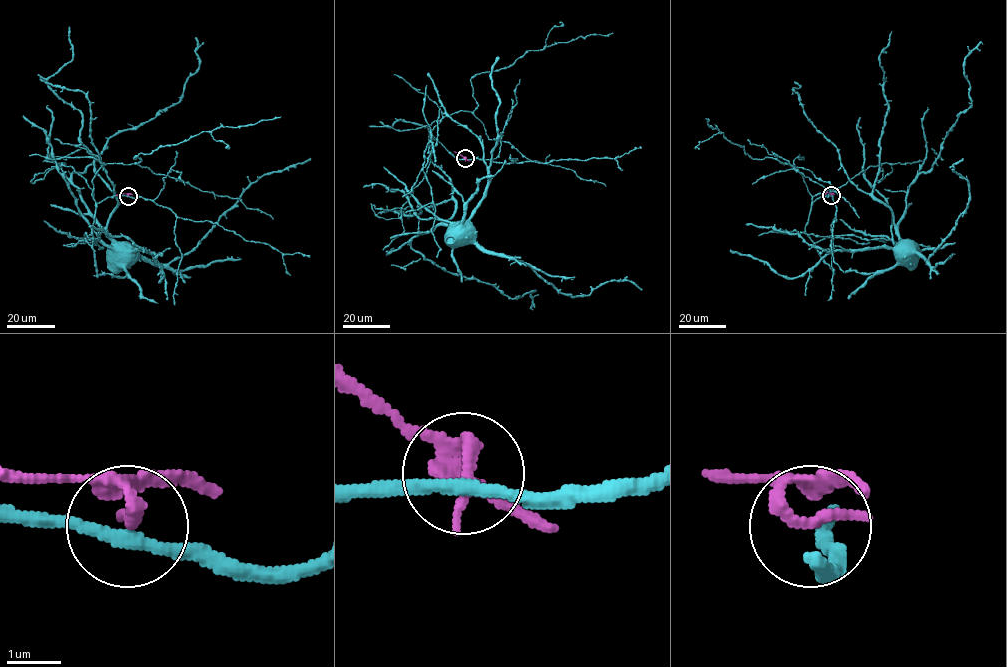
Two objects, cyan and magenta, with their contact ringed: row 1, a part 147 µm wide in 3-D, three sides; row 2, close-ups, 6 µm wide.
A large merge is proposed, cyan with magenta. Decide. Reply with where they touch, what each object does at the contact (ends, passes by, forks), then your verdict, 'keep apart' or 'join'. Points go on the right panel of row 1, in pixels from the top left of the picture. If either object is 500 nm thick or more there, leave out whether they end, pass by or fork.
place (831, 195); cyan passes by; magenta ends; keep apart

